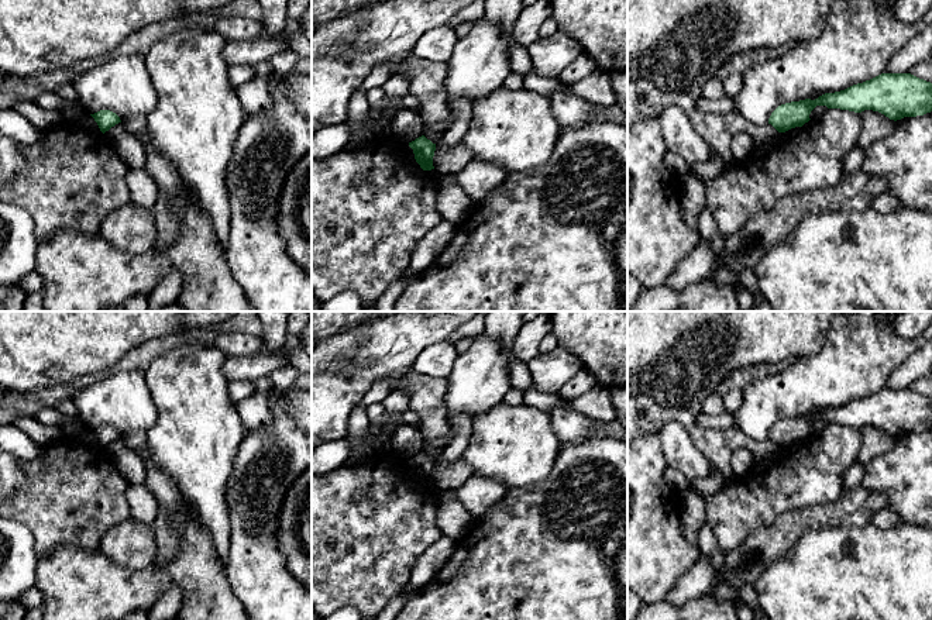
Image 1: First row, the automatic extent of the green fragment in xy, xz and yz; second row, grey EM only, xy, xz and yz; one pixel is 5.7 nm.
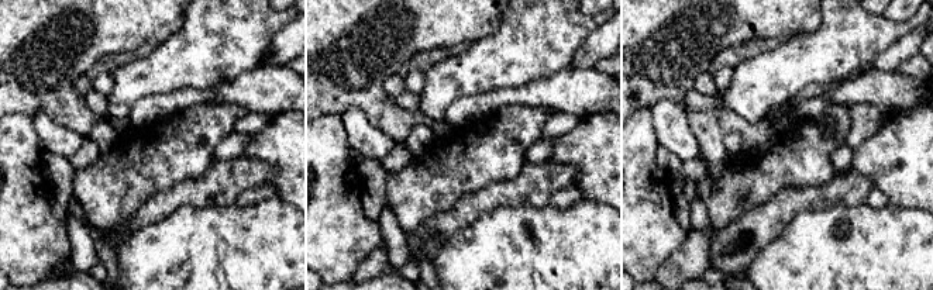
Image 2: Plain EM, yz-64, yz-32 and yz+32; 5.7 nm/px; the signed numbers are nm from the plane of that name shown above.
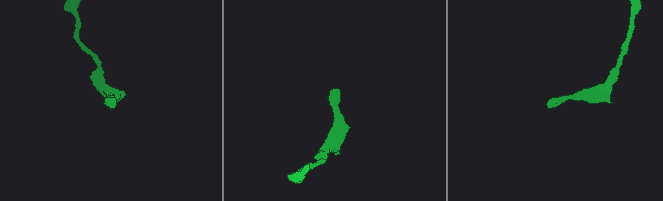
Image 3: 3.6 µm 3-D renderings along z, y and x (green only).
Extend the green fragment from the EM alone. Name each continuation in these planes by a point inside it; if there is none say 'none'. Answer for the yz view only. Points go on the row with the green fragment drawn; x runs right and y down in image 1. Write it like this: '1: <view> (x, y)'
none

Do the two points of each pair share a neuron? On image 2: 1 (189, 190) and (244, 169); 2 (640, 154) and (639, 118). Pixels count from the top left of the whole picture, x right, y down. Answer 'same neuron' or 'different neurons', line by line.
1: same neuron
2: same neuron

